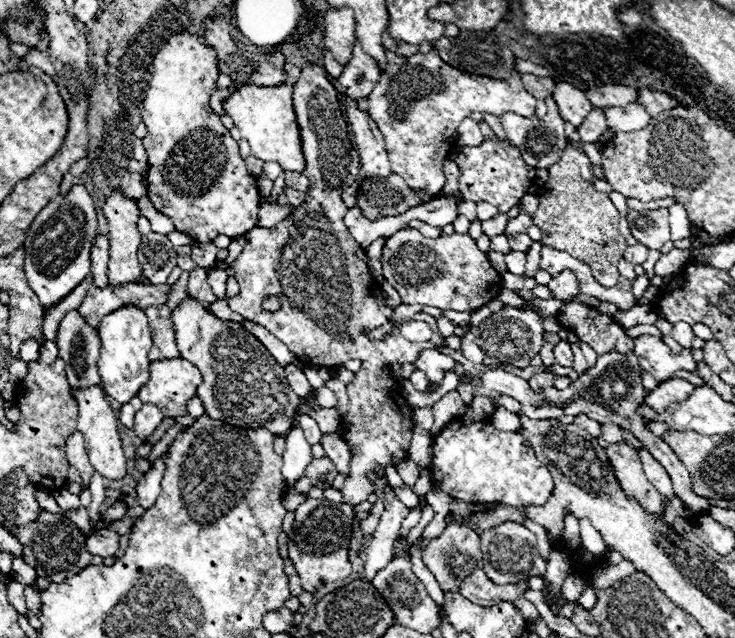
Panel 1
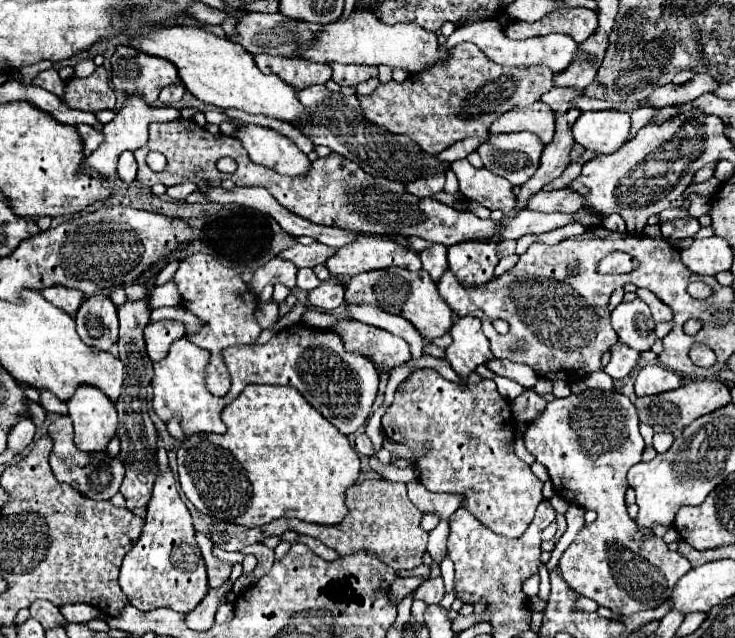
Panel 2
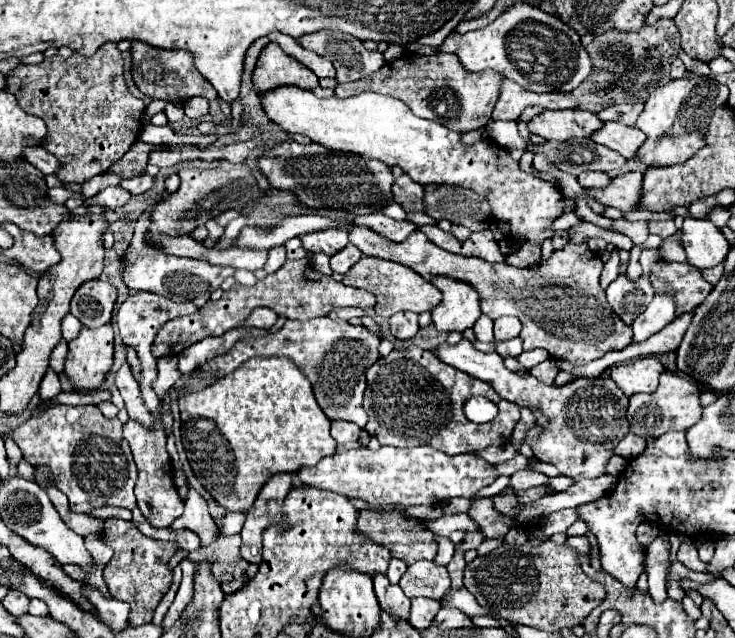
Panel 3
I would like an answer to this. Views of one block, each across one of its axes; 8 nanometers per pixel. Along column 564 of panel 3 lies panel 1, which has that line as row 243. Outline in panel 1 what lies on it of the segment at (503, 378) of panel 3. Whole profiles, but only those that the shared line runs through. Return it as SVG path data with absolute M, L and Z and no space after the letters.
M404 228L384 242L382 270L404 304L426 304L440 310L478 310L494 300L502 286L500 274L468 232L430 240L414 228Z

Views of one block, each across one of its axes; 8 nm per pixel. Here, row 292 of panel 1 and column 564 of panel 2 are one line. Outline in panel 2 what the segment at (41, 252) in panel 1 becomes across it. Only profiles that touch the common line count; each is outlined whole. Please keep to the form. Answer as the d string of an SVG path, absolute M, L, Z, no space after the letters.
M480 20L458 27L447 38L446 42L440 45L440 48L451 49L465 41L476 44L496 64L502 64L502 66L544 64L544 66L552 68L554 72L562 72L572 62L572 56L578 48L578 44L570 36L564 36L564 34L548 34L548 36L538 36L538 38L530 38L530 40L510 40L510 38L504 36L500 24L496 20Z

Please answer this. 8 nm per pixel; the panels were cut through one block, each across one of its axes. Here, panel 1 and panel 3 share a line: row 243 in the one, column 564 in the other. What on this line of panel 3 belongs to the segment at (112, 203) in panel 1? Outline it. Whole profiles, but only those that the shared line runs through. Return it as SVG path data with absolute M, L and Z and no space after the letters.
M544 110L528 128L532 134L538 134L546 140L570 140L570 138L588 138L592 132L600 130L604 122L590 110Z

